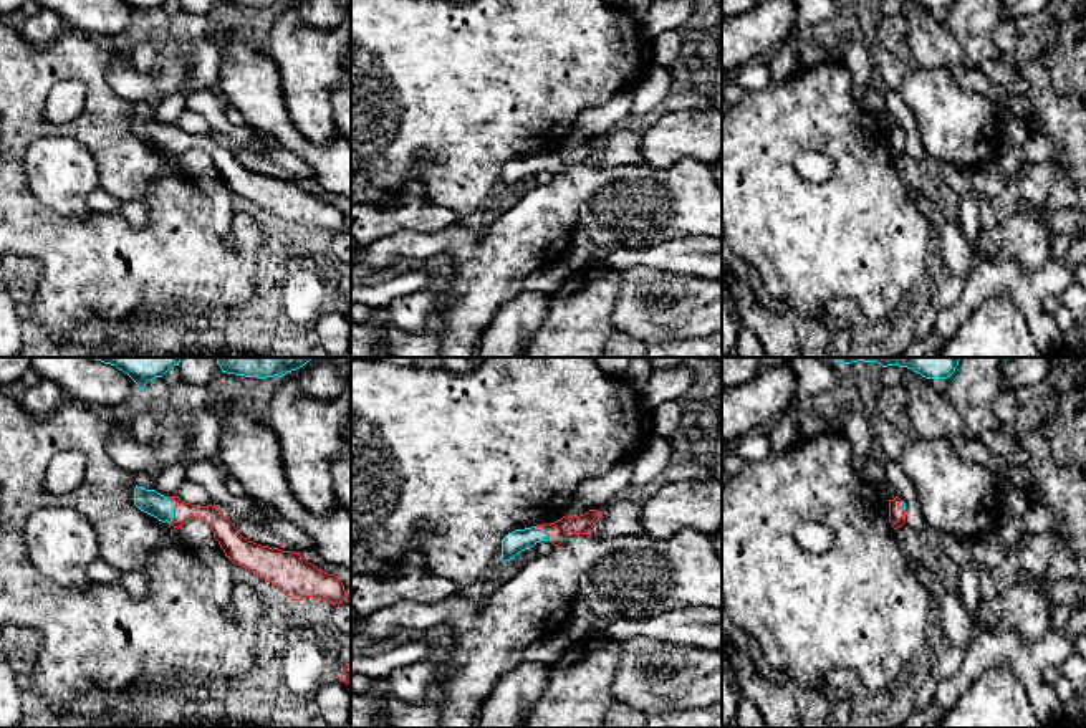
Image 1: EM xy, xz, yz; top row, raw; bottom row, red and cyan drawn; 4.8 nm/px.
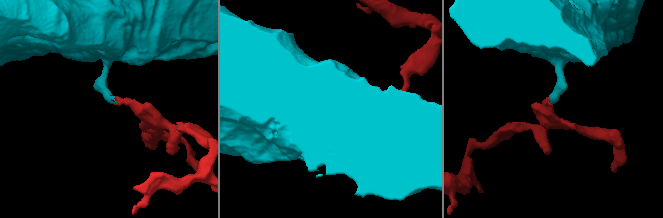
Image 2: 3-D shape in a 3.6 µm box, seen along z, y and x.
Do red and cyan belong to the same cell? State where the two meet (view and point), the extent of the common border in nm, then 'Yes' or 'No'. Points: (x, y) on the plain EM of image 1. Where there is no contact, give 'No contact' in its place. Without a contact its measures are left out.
Touches red at xy (174, 141). Shared border 130 nm. Yes

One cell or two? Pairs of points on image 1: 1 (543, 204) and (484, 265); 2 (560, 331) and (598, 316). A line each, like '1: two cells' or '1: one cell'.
1: one cell
2: one cell

